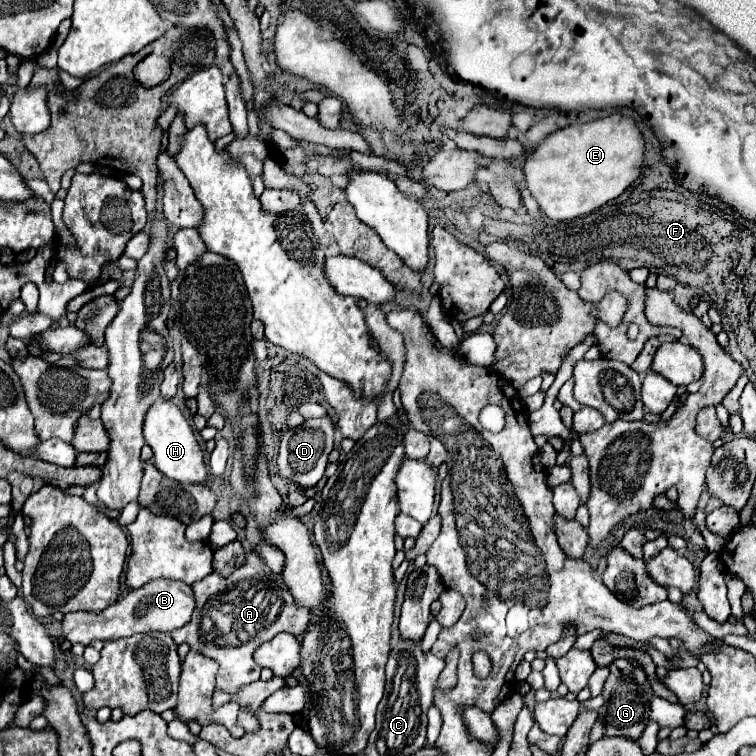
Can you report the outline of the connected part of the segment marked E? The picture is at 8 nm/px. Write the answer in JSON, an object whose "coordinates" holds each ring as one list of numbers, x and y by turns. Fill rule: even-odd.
{"coordinates":[[620,112,588,124,570,124,550,134,524,162,528,190,540,210,556,220,586,216,626,192,642,174,644,136,634,118]]}

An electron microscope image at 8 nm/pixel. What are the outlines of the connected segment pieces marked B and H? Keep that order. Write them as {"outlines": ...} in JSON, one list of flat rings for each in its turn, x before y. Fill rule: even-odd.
{"outlines":[[[156,578,146,582,138,590,130,590,122,600,108,606,104,612,70,612,64,614,60,622,60,638,68,640,70,644,84,644,90,646,94,640,118,640,128,638,138,632,172,632,184,624,190,622,190,616,194,612,196,600,192,594,192,588,184,582,168,580,168,578]],[[158,398,152,408,148,408,146,416,144,416,144,438,146,444,152,448,154,452,154,464,156,468,178,482,202,482,206,480,206,466,204,466,204,458,202,458,202,450,196,442,196,436,190,428,190,424,186,422,184,414,178,410,178,406,174,404,172,398]]]}

